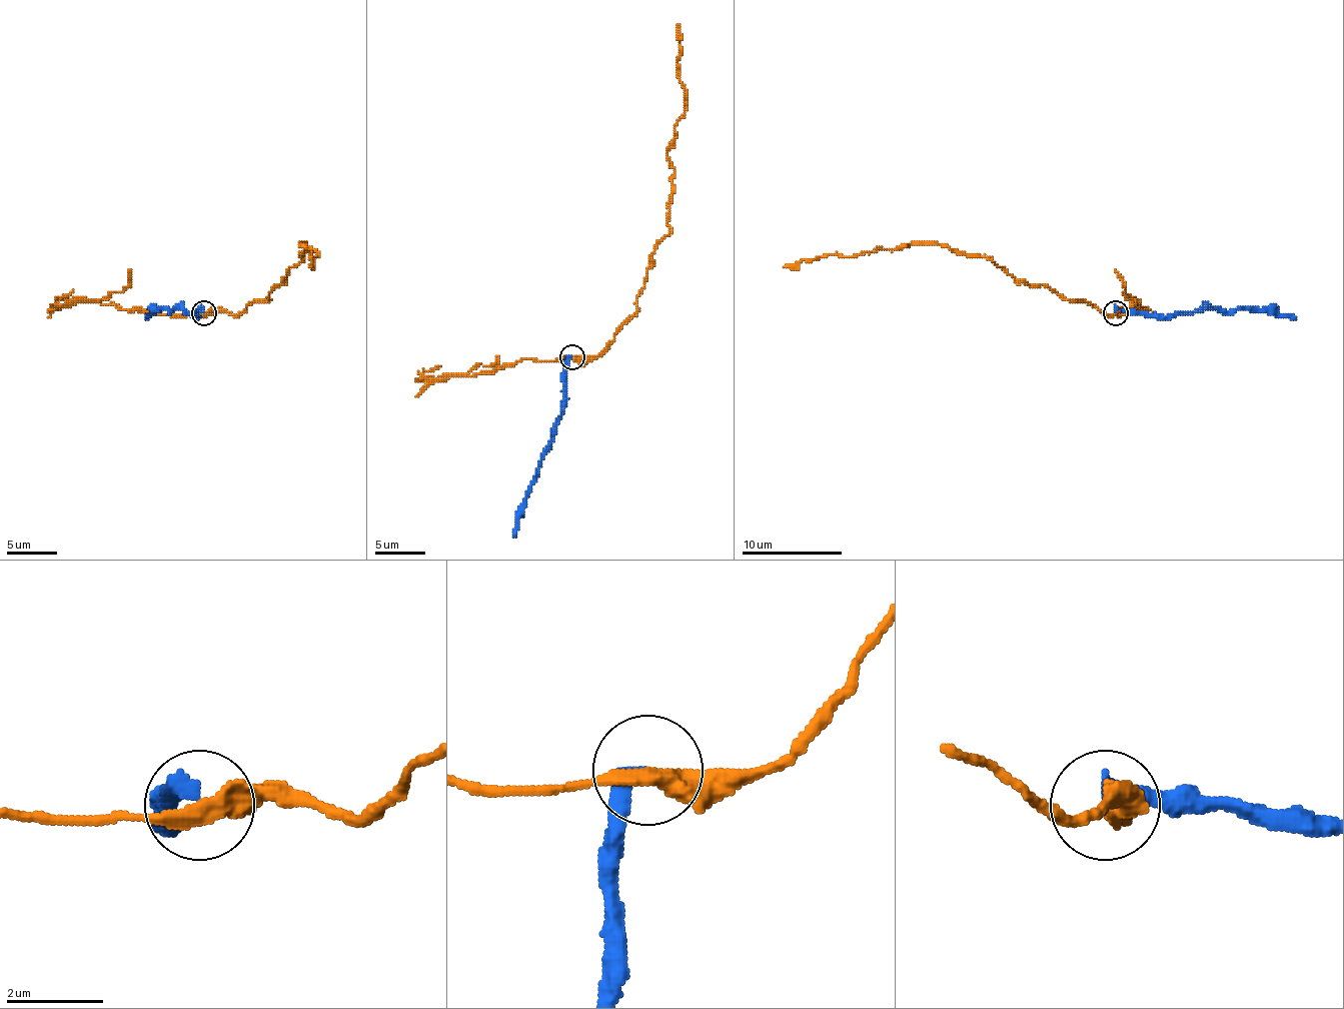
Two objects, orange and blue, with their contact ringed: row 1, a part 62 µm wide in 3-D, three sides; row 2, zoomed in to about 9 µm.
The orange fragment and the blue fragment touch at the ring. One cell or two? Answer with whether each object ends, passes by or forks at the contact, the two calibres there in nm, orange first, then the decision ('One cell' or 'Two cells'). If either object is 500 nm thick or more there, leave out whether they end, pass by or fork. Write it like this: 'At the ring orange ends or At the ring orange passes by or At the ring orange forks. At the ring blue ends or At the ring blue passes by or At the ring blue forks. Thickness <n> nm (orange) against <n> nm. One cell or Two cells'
At the ring orange passes by. At the ring blue ends. Thickness 360 nm (orange) against 320 nm. Two cells

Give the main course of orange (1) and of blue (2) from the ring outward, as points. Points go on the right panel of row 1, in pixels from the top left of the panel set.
1: (1115, 312), (1105, 314), (1047, 286), (1015, 279), (992, 259), (932, 244), (826, 254), (784, 266)
2: (1115, 312), (1175, 317), (1205, 309), (1228, 312), (1266, 309), (1296, 319)

